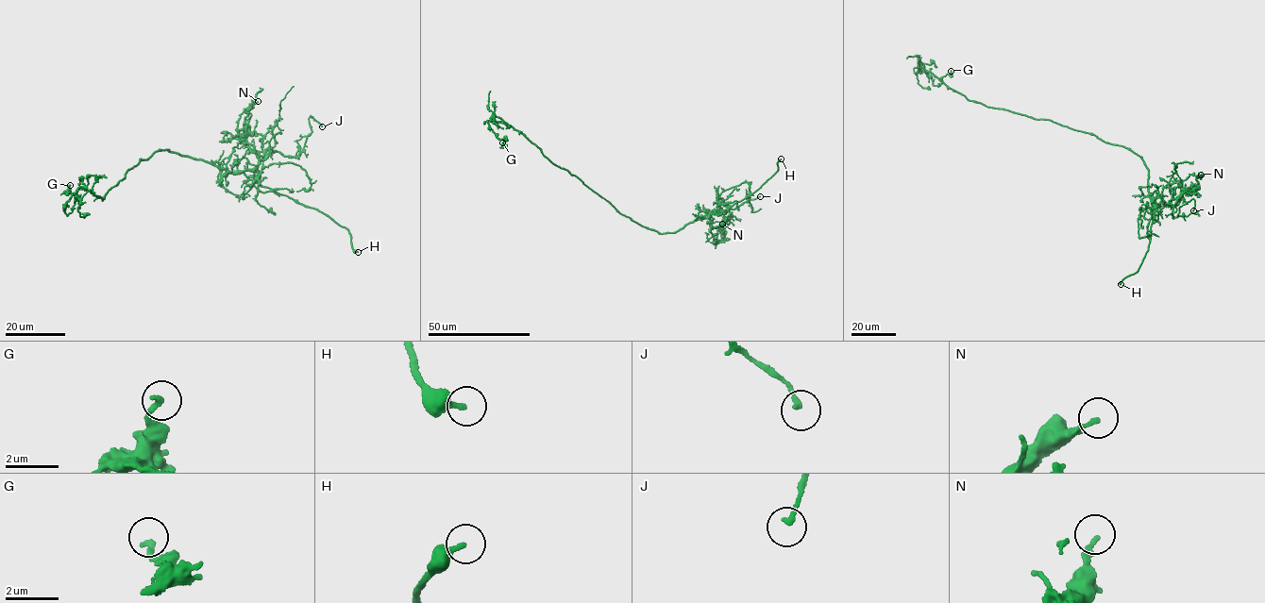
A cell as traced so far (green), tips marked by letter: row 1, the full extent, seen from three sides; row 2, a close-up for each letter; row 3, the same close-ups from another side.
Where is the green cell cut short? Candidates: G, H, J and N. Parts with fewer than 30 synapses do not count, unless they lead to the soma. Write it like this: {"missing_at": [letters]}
{"missing_at": ["H"]}

